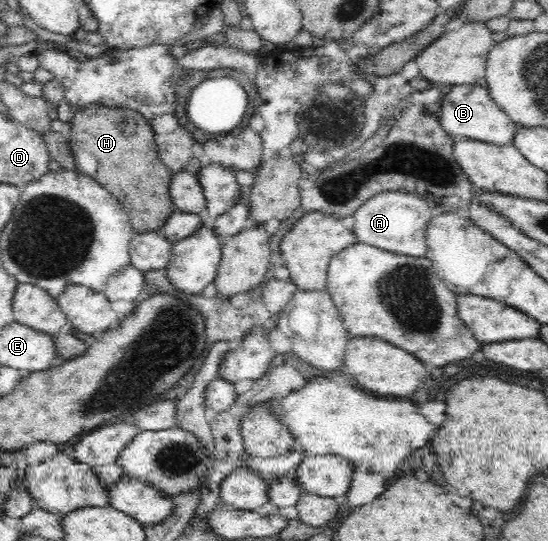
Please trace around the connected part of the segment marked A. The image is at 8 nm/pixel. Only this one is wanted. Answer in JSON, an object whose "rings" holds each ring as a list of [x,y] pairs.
{"rings":[[[385,192],[377,194],[369,202],[359,206],[352,216],[355,218],[352,231],[355,232],[359,242],[390,253],[410,257],[426,256],[426,232],[432,217],[431,206],[425,199],[403,192]]]}

